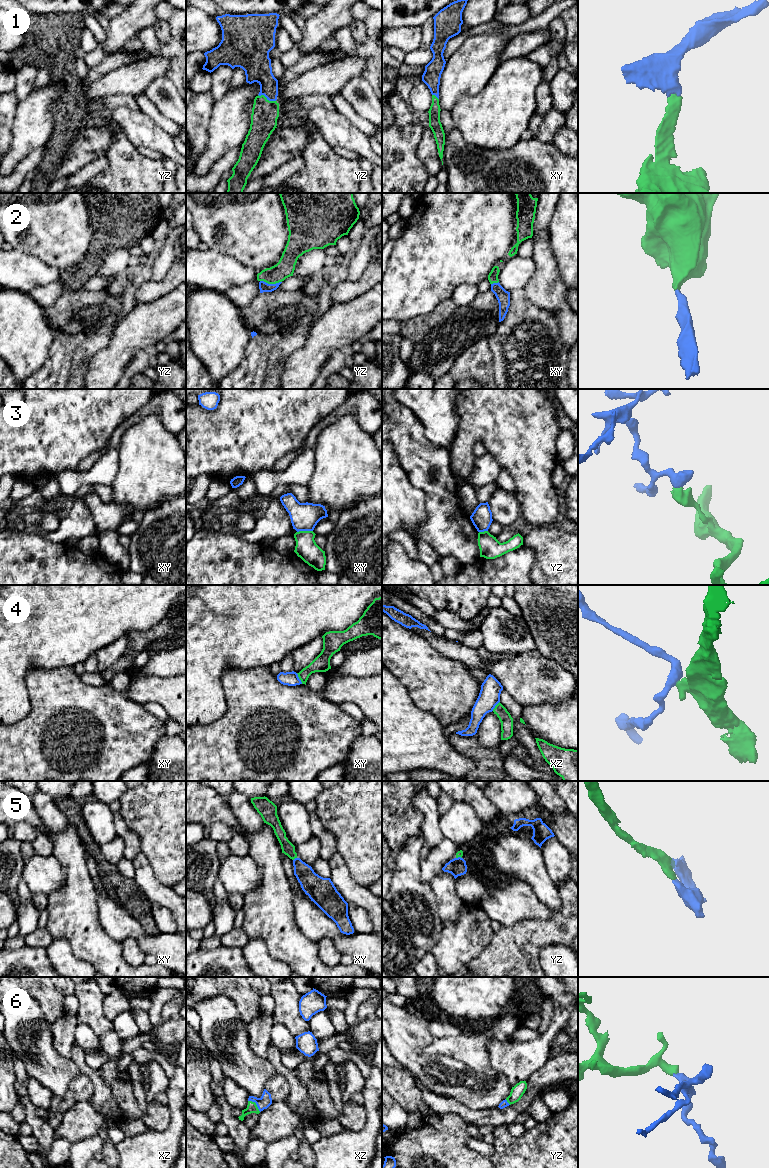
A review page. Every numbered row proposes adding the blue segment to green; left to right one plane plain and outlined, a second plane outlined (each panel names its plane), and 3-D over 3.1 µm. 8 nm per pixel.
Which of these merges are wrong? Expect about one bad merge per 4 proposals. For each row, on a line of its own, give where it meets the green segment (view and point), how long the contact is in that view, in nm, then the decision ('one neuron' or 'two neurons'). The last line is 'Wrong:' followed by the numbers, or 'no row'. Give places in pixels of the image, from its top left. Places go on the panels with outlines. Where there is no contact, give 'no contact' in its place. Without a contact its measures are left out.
1: contact yz (266, 98); length 160 nm; one neuron
2: contact yz (271, 283); length 180 nm; one neuron
3: contact xy (304, 531); length 130 nm; two neurons
4: contact xy (299, 678); length 100 nm; two neurons
5: contact xy (294, 858); length 40 nm; one neuron
6: contact xz (255, 1104); length 140 nm; one neuron
Wrong: 3, 4

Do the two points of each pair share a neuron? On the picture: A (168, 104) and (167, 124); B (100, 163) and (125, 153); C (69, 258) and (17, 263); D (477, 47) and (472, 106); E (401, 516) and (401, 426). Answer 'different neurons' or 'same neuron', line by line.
A: different neurons
B: different neurons
C: different neurons
D: different neurons
E: different neurons

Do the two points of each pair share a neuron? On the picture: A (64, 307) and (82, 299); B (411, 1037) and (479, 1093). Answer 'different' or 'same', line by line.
A: same
B: same

